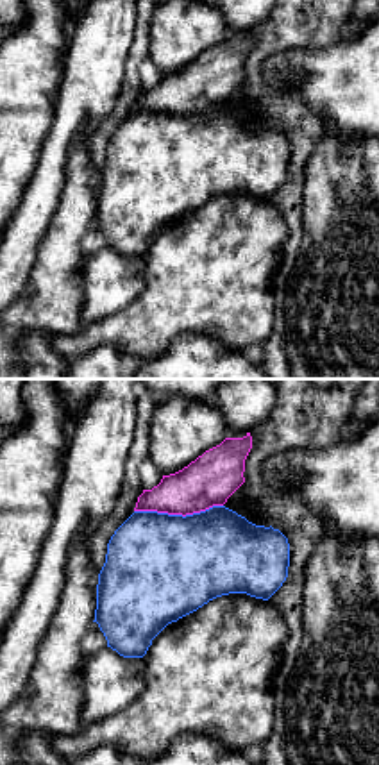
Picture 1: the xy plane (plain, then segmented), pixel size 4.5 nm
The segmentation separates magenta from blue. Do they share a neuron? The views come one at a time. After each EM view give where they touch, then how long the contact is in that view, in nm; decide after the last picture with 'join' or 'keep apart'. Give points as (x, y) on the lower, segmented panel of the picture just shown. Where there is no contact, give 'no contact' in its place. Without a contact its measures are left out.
meets magenta at (177, 513); contact 400 nm long

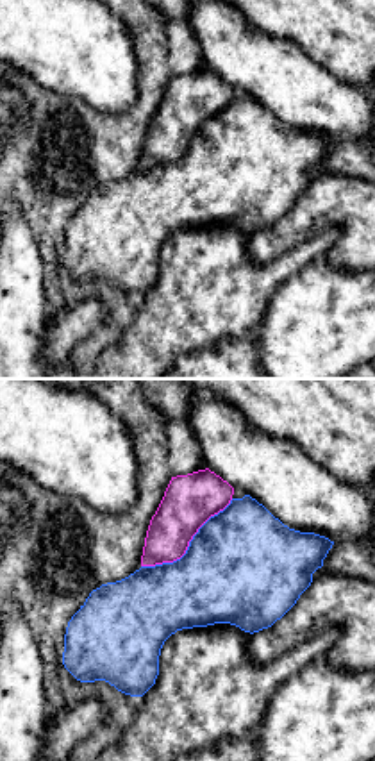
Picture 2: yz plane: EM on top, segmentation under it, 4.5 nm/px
meets magenta at (188, 545); contact 500 nm long

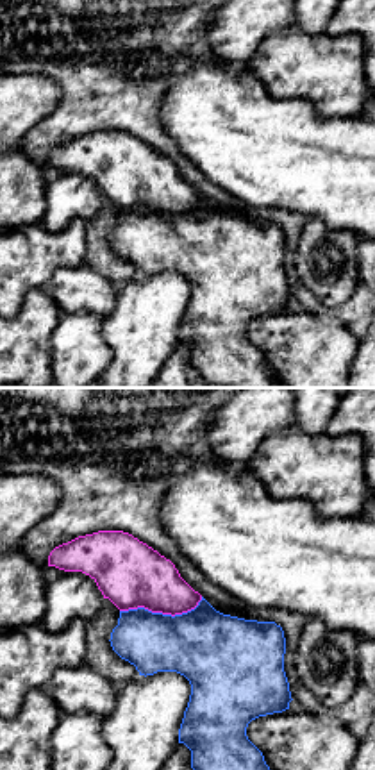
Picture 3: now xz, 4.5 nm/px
meets magenta at (161, 611); contact 380 nm long

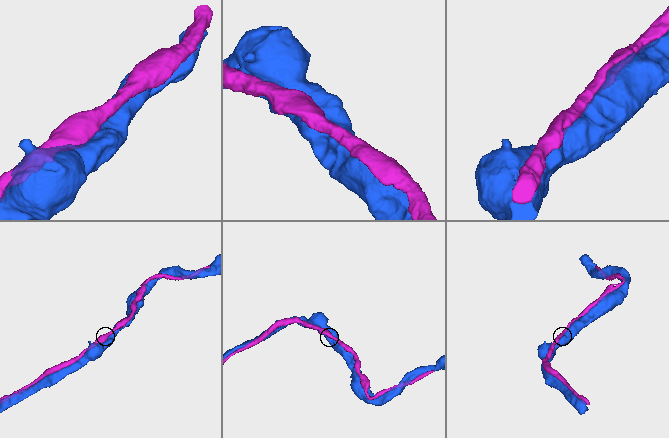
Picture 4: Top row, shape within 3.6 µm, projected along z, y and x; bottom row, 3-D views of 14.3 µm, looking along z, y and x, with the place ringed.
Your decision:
join

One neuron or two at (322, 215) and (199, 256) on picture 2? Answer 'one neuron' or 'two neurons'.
one neuron

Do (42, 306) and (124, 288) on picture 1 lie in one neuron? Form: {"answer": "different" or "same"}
{"answer": "different"}

